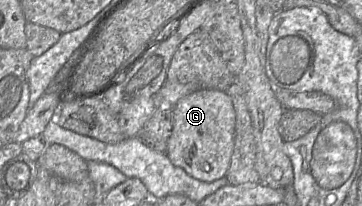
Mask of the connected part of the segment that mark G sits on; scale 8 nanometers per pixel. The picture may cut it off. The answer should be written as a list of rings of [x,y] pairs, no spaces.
[[[200,89],[182,97],[172,108],[173,127],[165,154],[191,177],[212,182],[226,176],[234,149],[235,110],[225,91]]]

